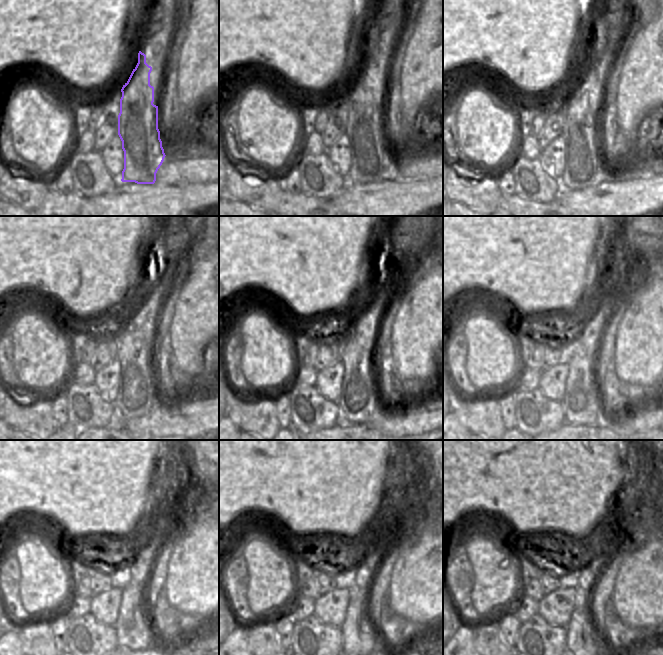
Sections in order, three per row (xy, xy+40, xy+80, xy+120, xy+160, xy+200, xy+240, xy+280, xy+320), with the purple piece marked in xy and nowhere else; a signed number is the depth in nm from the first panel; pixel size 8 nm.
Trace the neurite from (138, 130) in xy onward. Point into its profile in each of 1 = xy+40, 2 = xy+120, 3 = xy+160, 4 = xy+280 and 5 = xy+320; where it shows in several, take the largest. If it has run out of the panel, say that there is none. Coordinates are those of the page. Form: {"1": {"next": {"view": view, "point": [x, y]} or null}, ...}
{"1": {"next": {"view": "xy+40", "point": [369, 162]}}, "2": {"next": {"view": "xy+120", "point": [136, 397]}}, "3": {"next": {"view": "xy+160", "point": [358, 402]}}, "4": {"next": {"view": "xy+280", "point": [359, 638]}}, "5": {"next": {"view": "xy+320", "point": [582, 643]}}}

